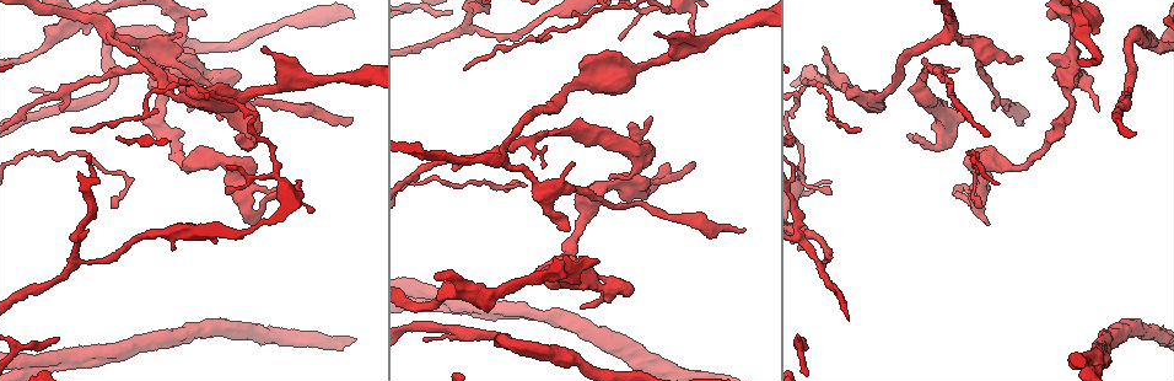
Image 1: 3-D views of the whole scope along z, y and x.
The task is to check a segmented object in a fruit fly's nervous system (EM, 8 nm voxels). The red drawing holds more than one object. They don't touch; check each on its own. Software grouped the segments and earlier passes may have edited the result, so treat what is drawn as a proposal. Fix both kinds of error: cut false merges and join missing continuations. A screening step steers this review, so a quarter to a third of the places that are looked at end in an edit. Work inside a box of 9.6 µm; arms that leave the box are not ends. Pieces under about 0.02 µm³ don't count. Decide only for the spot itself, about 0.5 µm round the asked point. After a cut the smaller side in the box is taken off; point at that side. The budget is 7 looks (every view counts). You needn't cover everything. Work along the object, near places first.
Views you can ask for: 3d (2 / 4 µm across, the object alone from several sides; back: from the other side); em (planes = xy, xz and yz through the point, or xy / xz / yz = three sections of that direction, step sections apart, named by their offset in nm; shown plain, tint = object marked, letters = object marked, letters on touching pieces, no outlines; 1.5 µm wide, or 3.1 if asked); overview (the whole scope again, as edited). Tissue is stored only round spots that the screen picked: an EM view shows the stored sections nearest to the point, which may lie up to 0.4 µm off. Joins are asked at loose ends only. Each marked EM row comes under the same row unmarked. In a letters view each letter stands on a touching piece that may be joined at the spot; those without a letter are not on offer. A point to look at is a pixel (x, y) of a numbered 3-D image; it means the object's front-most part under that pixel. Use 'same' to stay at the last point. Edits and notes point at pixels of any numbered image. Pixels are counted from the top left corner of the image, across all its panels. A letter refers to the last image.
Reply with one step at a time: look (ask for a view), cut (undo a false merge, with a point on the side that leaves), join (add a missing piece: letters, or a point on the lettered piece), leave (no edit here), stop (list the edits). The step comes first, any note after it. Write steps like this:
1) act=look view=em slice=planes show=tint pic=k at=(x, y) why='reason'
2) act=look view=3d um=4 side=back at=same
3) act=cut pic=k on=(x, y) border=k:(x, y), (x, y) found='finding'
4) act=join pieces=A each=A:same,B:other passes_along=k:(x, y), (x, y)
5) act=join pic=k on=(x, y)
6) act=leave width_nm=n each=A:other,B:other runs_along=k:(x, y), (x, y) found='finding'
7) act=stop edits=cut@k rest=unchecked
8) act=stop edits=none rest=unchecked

act=look view=em slice=yz step=4 show=letters pic=1 at=(1097, 109) why='free end'

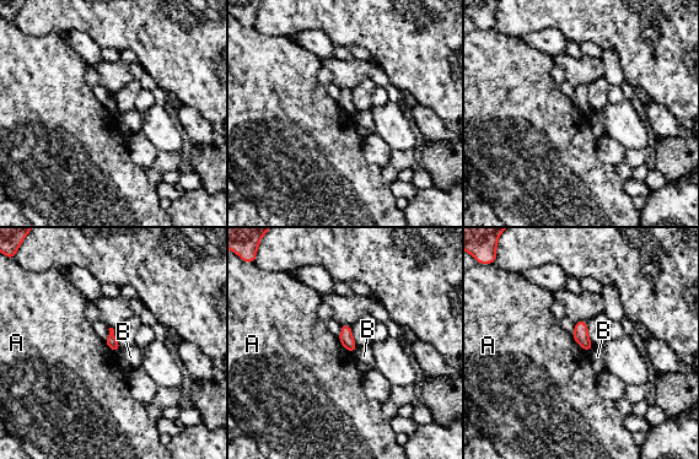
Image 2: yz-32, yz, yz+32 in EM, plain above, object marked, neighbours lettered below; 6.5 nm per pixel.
act=look view=em slice=planes show=letters at=same why='another direction'

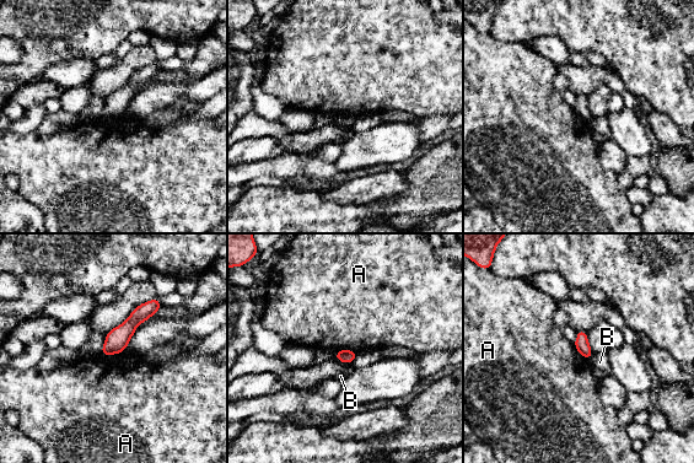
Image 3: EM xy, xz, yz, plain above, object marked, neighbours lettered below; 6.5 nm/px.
act=leave width_nm=90 longest_contact=A:160nm each=A:other,B:other found='none of them fits'

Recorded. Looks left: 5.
act=look view=3d um=2 pic=1 at=(1131, 39) why='sharp bend'

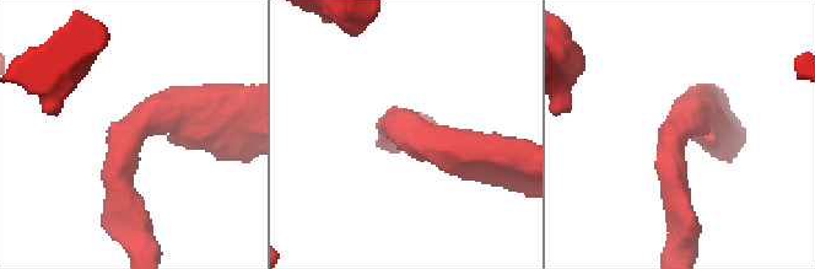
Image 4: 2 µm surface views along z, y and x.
act=look view=em slice=planes show=letters pic=4 at=(673, 136) arm_widths_nm=220,300 why='shape alone is not enough'

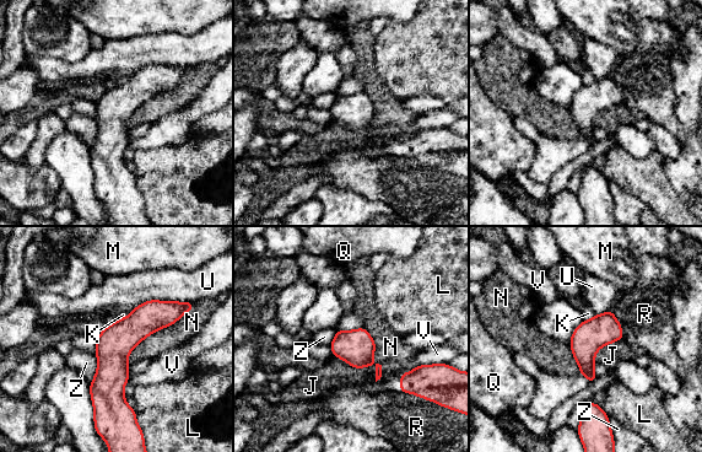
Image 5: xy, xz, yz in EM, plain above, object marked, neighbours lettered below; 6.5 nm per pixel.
act=leave width_nm=220 longest_contact=N:550nm each=J:other,K:other,L:other,M:other,N:other,Q:other,R:other,U:other,V:other,Z:other found='continuous, no second cell'

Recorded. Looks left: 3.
act=look view=em slice=planes show=tint pic=1 at=(691, 163) why='tapers out'

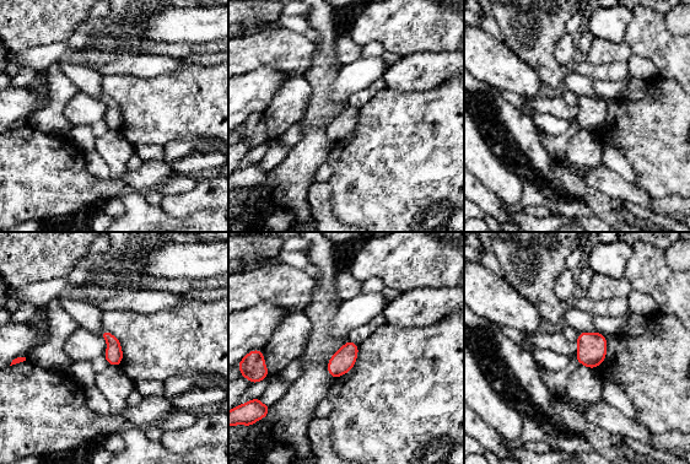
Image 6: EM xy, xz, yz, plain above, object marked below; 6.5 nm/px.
act=look view=em slice=planes show=letters at=same

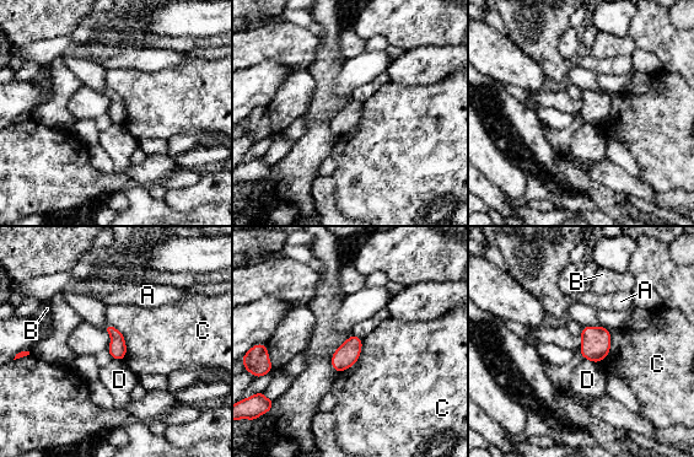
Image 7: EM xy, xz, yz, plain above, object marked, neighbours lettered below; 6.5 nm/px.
act=leave longest_contact=C:280nm each=A:other,B:other,C:other,D:other border=7:(107, 322), (124, 339), (124, 359) found='none of them fits'

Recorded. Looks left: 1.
act=stop edits=none rest=unchecked

